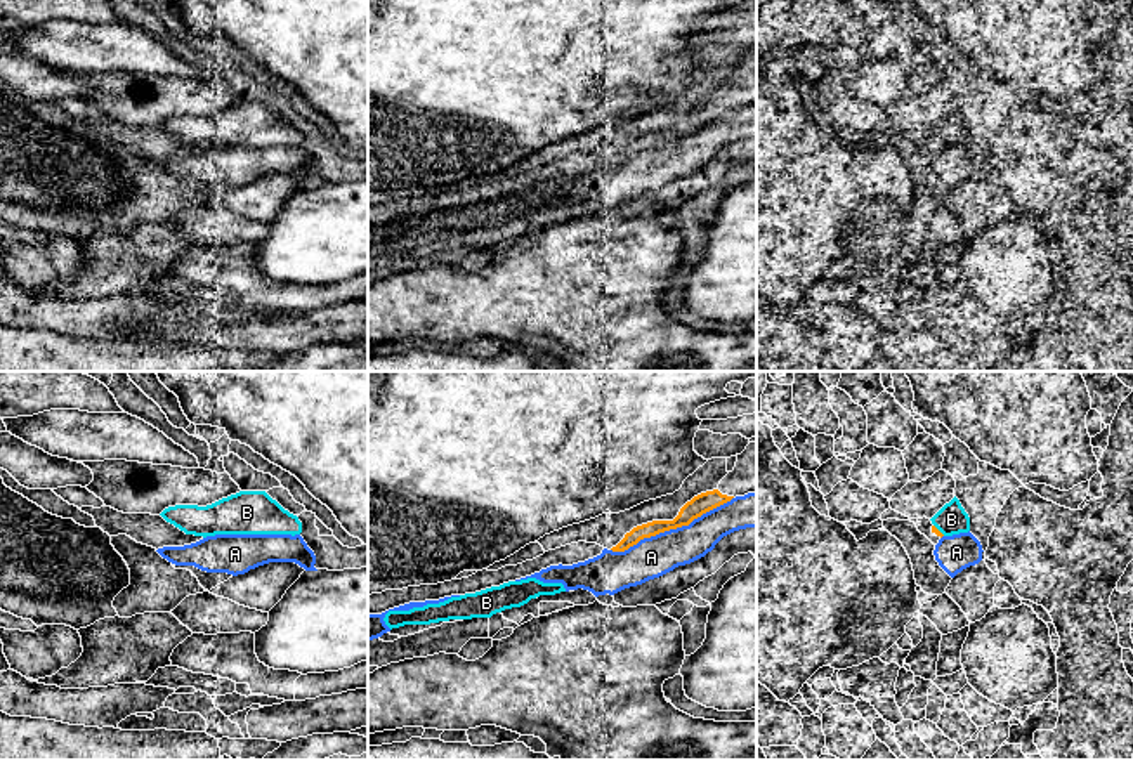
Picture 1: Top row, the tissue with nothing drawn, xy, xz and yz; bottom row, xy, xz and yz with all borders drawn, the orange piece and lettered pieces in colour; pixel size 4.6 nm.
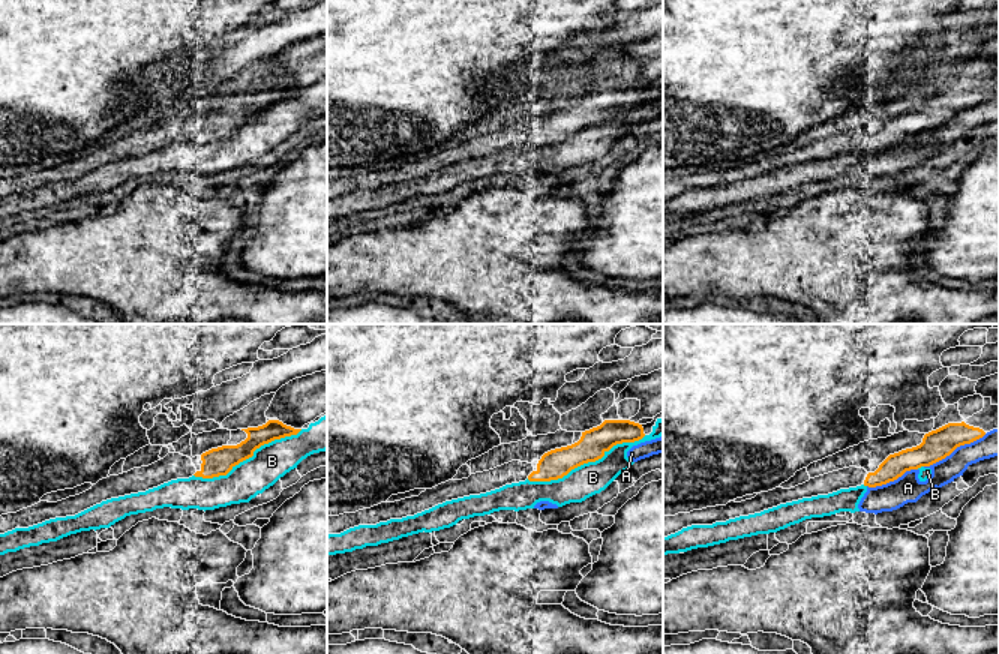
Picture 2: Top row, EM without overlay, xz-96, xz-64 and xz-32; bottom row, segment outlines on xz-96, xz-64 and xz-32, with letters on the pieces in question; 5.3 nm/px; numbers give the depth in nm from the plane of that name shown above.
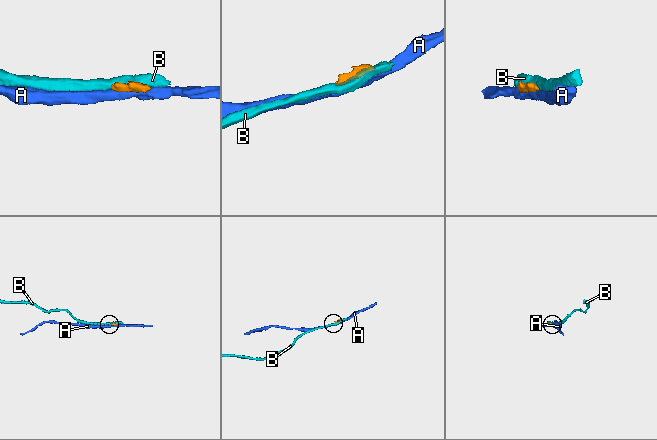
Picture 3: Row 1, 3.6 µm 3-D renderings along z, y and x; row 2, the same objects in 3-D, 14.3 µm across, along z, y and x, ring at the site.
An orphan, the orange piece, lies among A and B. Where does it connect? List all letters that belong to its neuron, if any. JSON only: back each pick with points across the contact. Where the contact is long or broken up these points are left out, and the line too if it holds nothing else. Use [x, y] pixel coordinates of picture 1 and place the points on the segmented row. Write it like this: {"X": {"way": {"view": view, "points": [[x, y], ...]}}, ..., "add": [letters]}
{"add": []}

